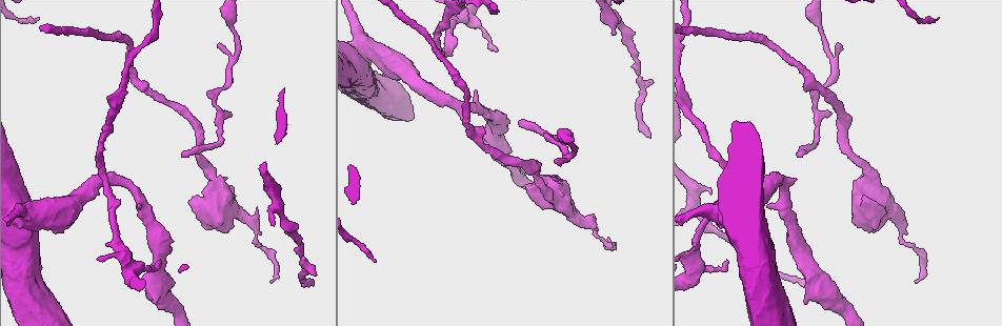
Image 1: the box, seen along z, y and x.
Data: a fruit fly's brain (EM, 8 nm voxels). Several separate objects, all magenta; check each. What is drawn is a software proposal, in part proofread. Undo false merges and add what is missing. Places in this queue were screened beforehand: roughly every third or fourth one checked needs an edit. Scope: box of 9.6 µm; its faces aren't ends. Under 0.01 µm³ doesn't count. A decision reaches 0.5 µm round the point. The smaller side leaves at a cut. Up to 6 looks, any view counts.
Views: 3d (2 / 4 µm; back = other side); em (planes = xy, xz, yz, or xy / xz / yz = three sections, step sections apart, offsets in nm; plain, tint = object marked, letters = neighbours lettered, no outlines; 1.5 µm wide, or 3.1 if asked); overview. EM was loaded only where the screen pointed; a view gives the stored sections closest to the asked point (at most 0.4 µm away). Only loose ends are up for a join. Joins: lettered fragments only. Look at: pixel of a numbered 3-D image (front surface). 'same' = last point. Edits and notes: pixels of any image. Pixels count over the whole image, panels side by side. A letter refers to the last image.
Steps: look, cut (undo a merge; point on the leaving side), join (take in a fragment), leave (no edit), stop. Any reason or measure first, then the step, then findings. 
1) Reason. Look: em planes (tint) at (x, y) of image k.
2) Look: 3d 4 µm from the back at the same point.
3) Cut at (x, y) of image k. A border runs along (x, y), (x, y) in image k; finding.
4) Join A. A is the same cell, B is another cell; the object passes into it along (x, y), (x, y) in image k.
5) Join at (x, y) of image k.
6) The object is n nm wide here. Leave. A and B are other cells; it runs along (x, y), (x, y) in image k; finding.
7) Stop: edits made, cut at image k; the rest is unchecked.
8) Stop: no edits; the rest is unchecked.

Thin end. Look: em planes (letters) at (496, 51) of image 1.

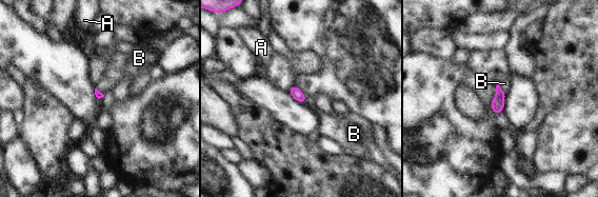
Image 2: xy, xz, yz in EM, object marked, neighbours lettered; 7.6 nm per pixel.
Join B. B is the same cell, A is another cell; the object passes into it along (497, 104), (501, 89), (504, 83) in image 2; it goes on there.

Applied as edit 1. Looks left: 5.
Sharp bend. Look: 3d 2 µm at (213, 99) of image 1.

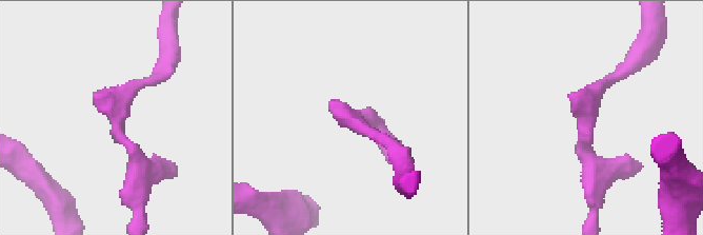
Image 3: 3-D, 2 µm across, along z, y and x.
Now the EM. Look: em planes (tint) at (121, 108) of image 3.

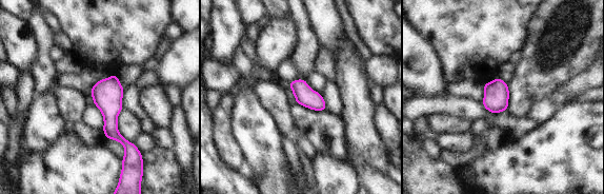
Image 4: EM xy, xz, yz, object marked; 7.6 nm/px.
What lies round it. Look: em planes (letters) at the same point.

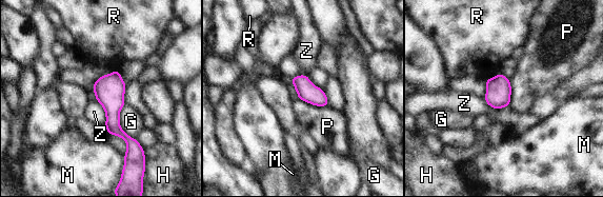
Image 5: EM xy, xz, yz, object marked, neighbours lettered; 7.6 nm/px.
The longest contact is with G, 280 nm. Leave. G, H, M, P, R and Z are other cells; one neuron here.

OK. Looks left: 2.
Stop: edits made, join at image 2; the rest is unchecked.

